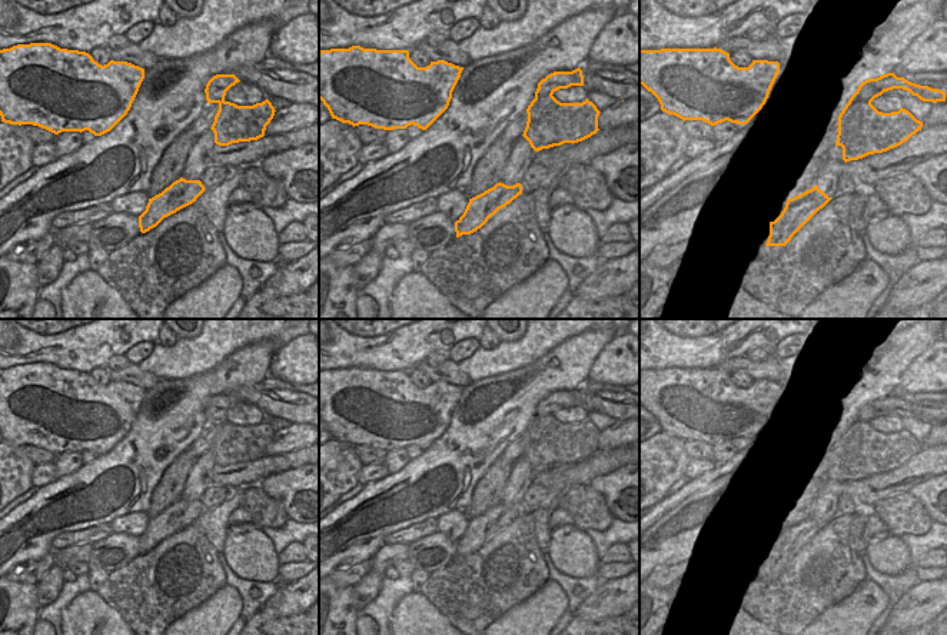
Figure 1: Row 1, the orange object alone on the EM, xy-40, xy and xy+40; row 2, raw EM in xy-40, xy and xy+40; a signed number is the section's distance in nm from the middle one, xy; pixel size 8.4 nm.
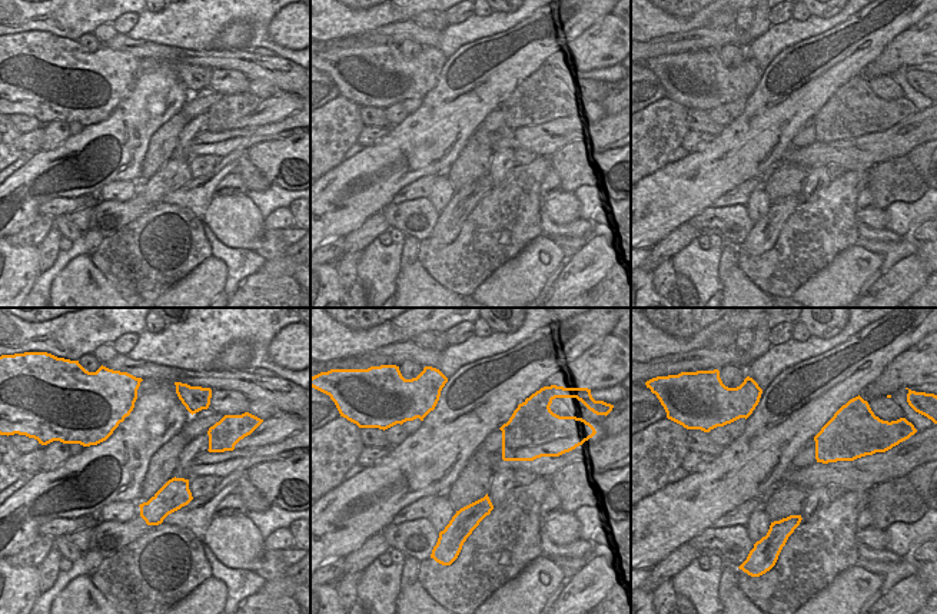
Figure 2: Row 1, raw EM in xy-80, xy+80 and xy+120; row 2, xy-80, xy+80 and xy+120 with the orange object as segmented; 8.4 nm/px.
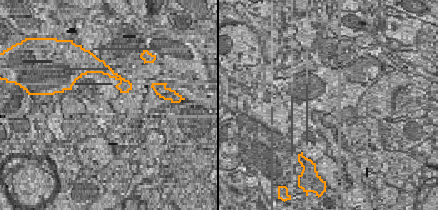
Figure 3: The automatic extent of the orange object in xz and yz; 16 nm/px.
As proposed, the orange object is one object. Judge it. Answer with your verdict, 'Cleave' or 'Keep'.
Cleave.

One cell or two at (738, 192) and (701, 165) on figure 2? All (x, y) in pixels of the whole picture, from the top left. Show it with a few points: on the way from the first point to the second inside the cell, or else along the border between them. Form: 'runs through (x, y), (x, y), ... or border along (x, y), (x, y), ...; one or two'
border along (764, 176), (744, 181), (723, 193), (713, 203); two

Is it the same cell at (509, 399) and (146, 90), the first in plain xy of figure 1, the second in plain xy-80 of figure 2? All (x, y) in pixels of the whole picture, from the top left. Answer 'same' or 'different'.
same

